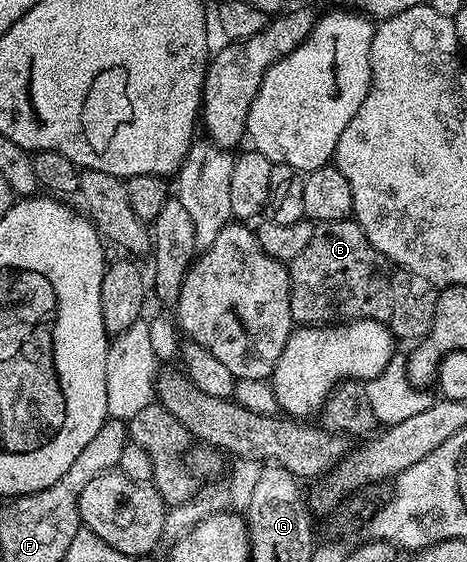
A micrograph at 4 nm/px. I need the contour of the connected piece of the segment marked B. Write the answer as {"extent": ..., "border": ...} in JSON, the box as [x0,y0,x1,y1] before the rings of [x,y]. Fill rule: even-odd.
{"extent":[289,220,393,324],"border":[[[354,220],[321,222],[315,226],[309,244],[289,264],[291,271],[291,321],[295,324],[331,324],[336,320],[377,320],[387,322],[393,312],[392,267],[387,257],[365,236]]]}

